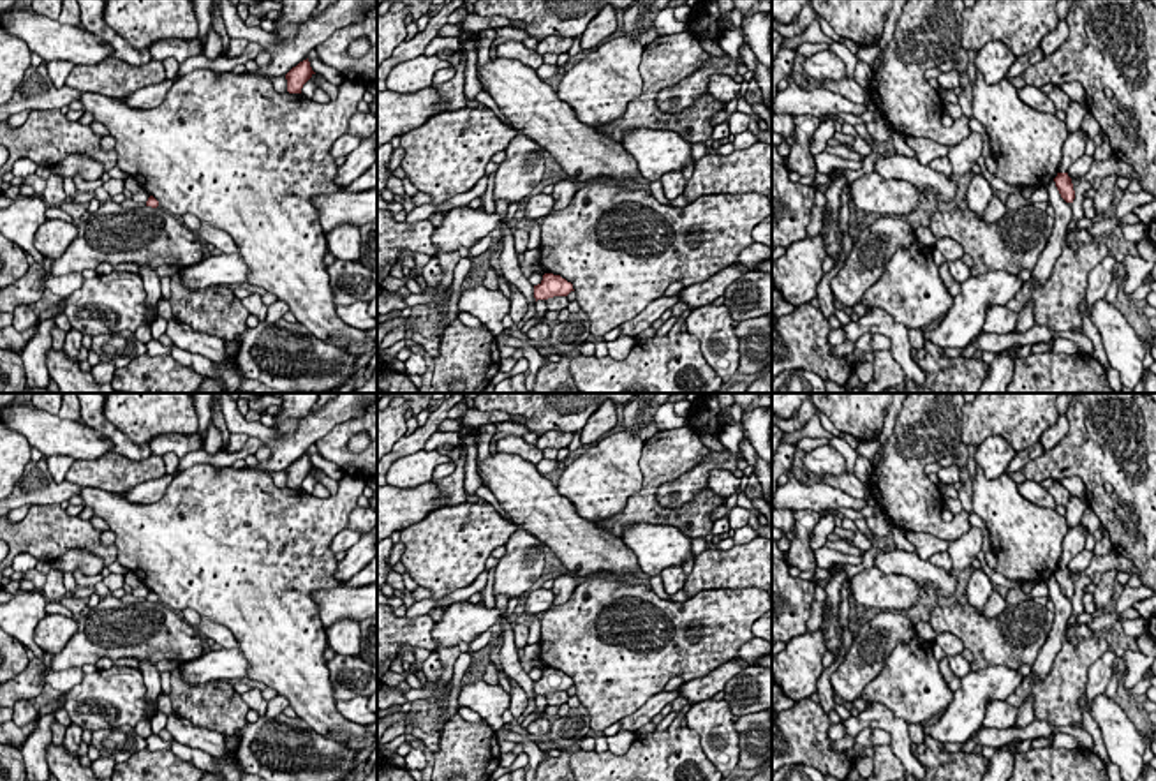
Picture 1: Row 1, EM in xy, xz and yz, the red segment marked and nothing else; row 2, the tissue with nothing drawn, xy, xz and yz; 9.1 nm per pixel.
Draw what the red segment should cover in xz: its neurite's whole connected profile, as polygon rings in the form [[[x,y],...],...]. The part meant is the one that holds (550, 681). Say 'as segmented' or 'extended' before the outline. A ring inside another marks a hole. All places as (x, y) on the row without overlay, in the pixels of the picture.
as segmented; [[[545,668],[543,675],[534,681],[534,693],[548,695],[553,691],[567,691],[573,684],[573,679],[562,673],[560,670]]]

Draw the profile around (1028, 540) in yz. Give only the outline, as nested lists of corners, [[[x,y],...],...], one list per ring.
[[[982,467],[973,478],[973,515],[989,529],[996,571],[1008,580],[1040,584],[1059,568],[1066,517],[1040,508],[1019,492],[1010,474],[987,480]]]

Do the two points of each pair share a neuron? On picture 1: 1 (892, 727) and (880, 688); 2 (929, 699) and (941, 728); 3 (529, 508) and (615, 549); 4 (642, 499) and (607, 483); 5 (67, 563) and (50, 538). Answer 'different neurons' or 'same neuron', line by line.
1: different neurons
2: different neurons
3: same neuron
4: different neurons
5: different neurons

